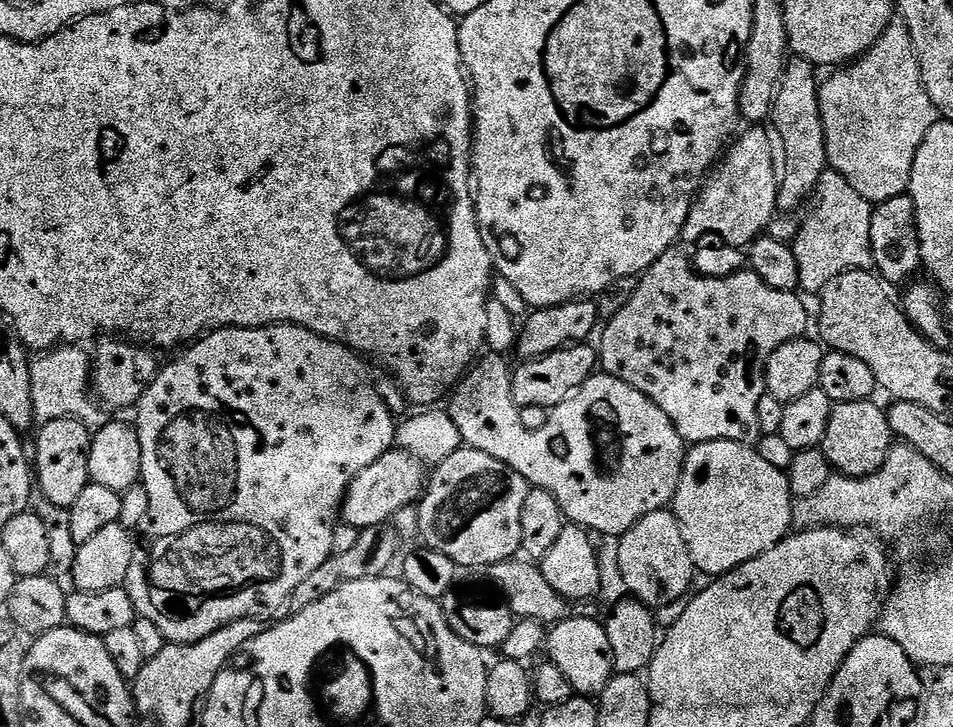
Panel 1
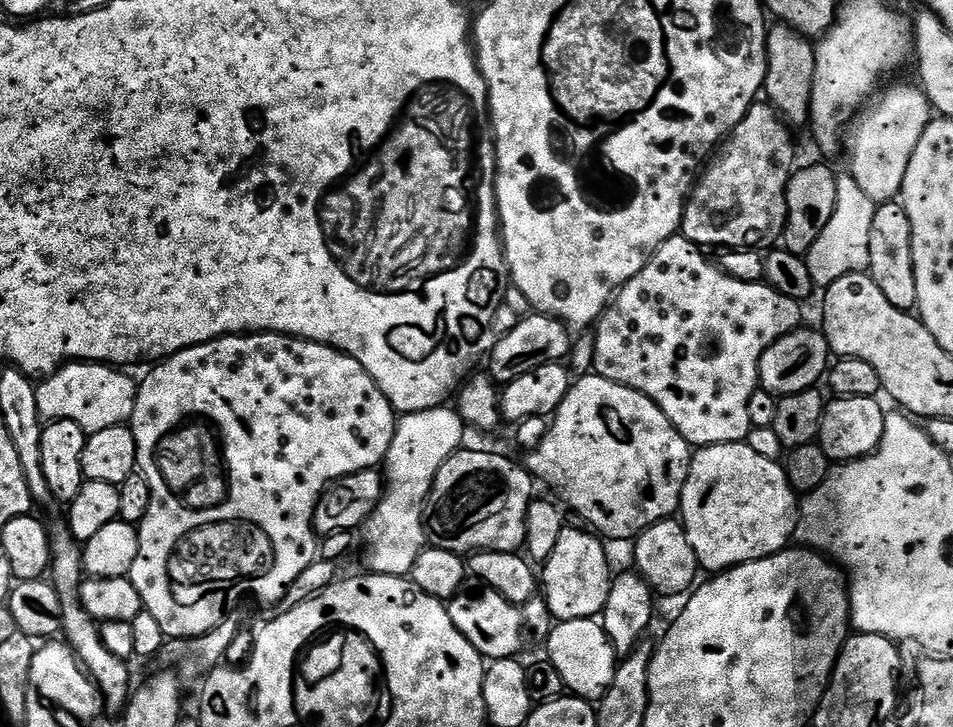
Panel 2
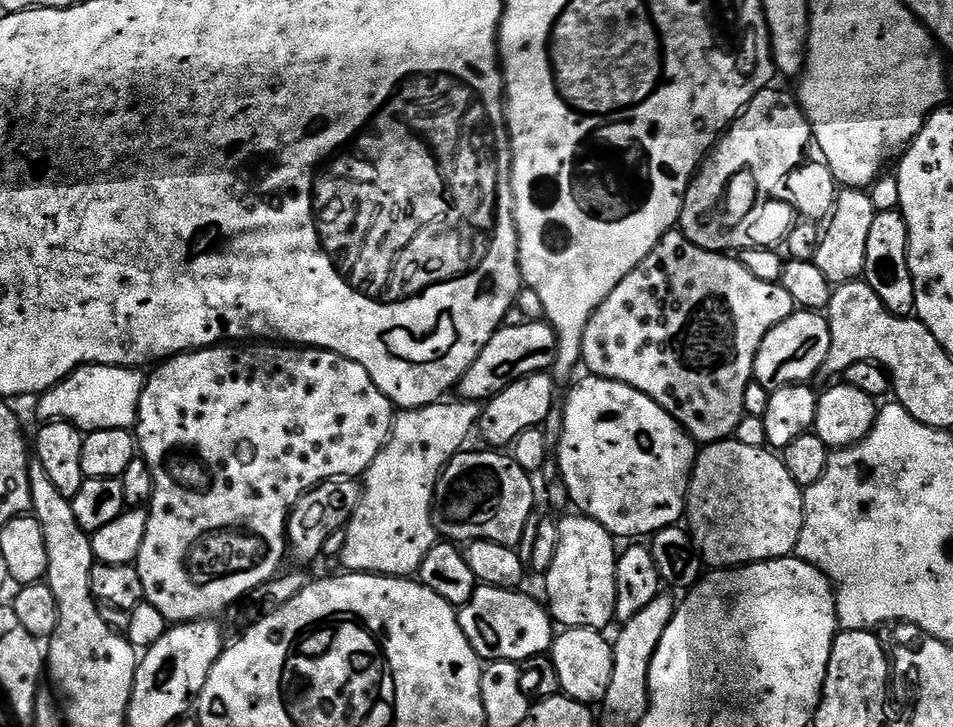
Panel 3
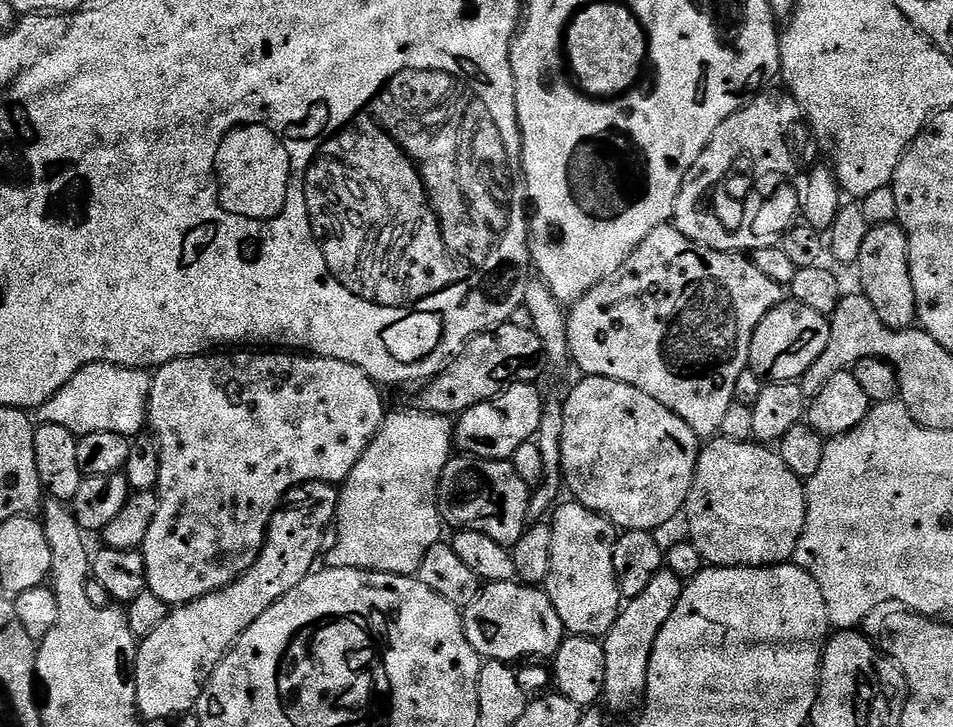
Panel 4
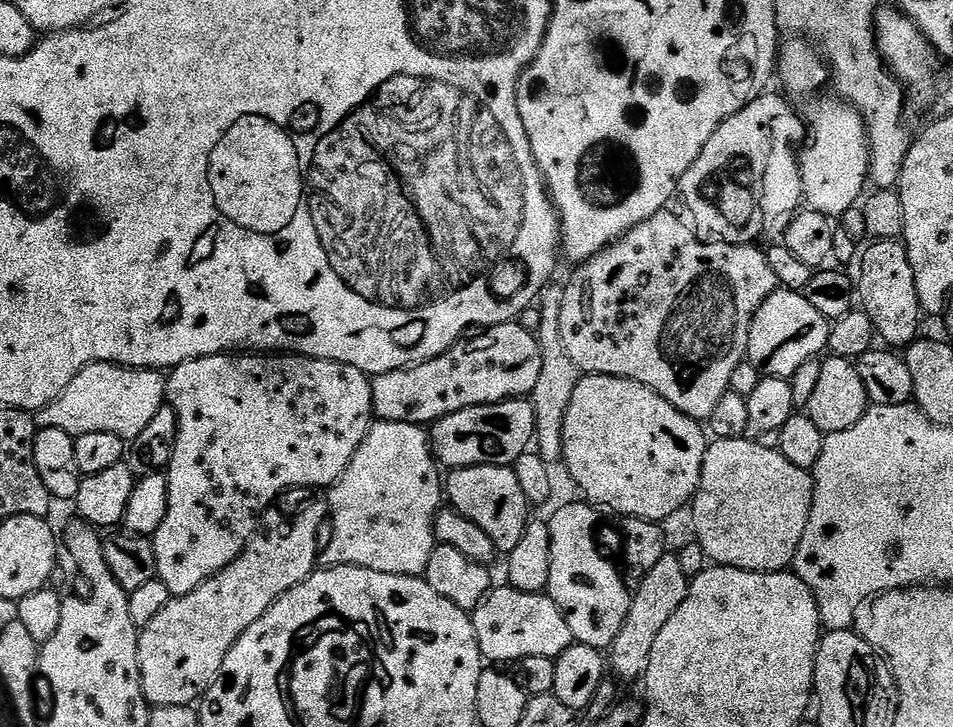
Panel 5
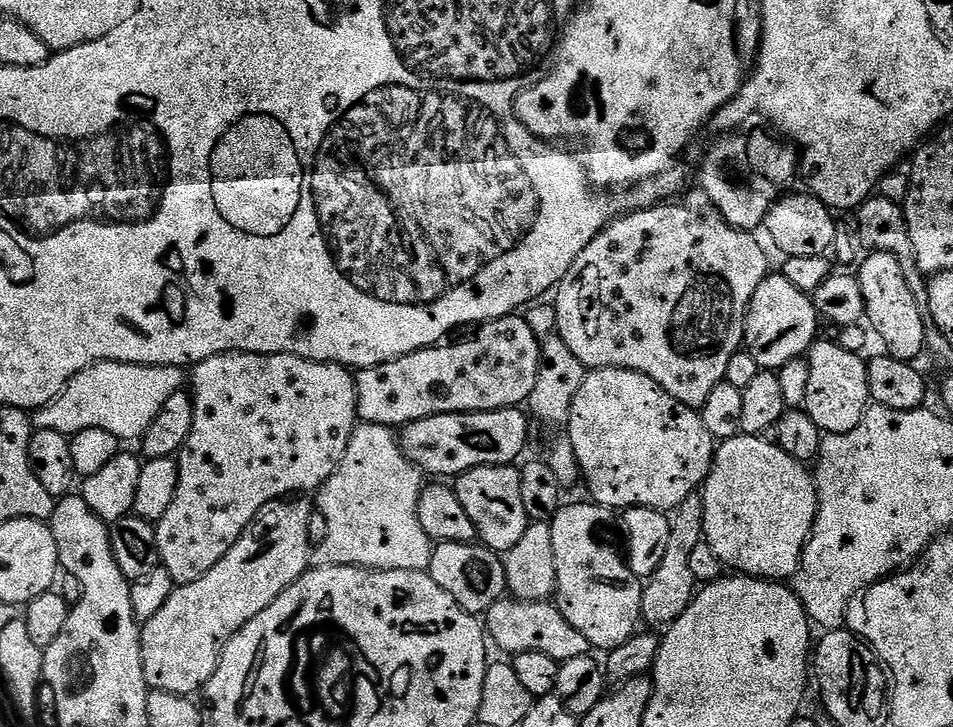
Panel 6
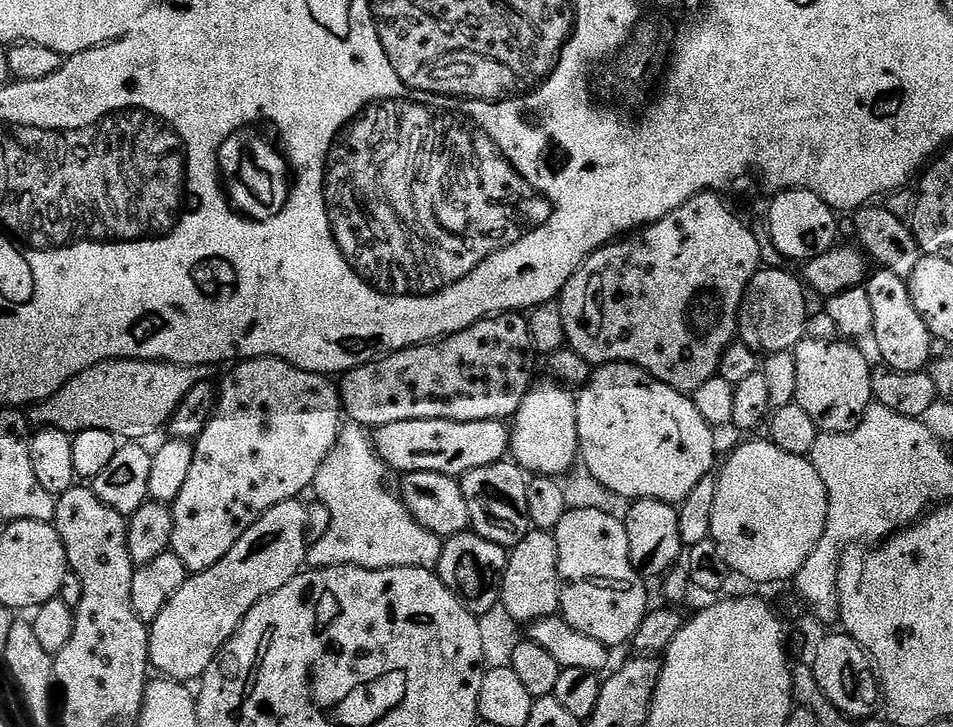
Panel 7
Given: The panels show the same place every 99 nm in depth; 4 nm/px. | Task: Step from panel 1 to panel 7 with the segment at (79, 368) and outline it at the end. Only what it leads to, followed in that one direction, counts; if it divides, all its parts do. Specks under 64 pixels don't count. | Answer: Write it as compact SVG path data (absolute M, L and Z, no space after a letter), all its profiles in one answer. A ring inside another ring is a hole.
M106 360L85 372L77 372L70 382L66 382L49 400L41 400L30 412L33 425L40 428L57 428L69 434L82 430L106 430L124 442L144 442L147 436L163 429L172 419L174 410L190 394L198 380L208 380L209 369L204 366L192 367L187 364L170 364L163 360Z

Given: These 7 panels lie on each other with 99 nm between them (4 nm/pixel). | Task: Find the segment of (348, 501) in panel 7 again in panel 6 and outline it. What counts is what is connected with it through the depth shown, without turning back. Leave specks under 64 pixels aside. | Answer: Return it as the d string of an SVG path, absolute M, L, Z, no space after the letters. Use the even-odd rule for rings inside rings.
M357 423L342 462L314 496L315 507L322 518L326 518L326 538L313 547L311 563L317 568L346 564L350 568L371 568L378 572L427 572L434 541L428 537L426 530L422 530L422 522L418 518L420 493L425 484L420 469L404 457L397 433L389 425Z

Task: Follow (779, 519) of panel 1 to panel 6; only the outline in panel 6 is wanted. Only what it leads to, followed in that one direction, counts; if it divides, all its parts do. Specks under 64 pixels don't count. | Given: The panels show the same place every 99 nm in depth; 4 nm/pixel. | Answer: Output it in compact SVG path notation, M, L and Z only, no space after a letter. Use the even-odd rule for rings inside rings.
M741 434L723 441L715 449L712 458L712 469L708 471L708 477L706 477L702 485L704 498L704 540L712 547L714 554L719 558L721 565L725 569L731 570L736 574L754 576L761 580L771 580L773 582L784 582L789 578L795 577L796 571L800 568L800 559L804 553L804 547L810 538L812 527L816 521L816 481L813 473L809 469L807 472L804 468L807 467L801 461L790 458L790 454L786 454L786 450L782 450L775 442L764 436L745 436Z

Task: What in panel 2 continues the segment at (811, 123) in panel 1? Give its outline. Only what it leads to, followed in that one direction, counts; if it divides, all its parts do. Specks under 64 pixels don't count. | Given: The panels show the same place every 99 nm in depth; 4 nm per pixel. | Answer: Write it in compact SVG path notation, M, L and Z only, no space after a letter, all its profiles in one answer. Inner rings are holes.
M780 22L768 28L768 58L764 70L763 95L793 129L809 123L812 114L814 66L816 50L809 37L801 36L795 28ZM768 95L768 96L767 96ZM796 127L796 128L795 128Z

